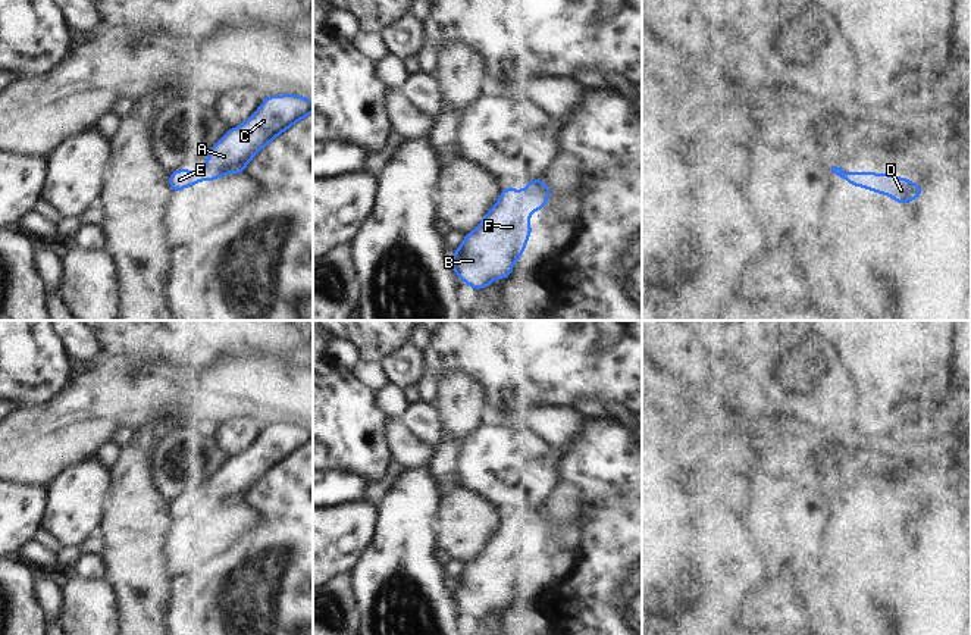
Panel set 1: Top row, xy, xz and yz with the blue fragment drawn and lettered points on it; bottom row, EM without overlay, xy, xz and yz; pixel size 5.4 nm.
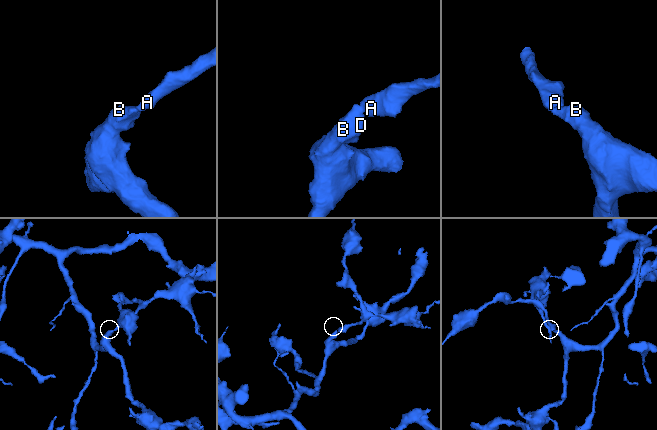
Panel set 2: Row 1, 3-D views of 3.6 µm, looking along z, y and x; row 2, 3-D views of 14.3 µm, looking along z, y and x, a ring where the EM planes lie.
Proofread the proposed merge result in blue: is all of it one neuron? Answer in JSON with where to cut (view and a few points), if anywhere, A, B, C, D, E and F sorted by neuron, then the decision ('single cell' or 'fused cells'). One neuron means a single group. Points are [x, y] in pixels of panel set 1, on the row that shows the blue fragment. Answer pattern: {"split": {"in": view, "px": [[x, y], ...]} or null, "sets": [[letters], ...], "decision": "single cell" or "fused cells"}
{"split": null, "sets": [["A", "B", "C", "D", "E", "F"]], "decision": "single cell"}

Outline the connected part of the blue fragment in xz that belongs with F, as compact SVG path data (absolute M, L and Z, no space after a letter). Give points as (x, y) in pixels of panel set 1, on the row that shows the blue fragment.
M533 179L523 191L505 188L479 226L466 235L451 257L457 278L472 288L486 288L497 278L507 279L532 234L530 210L536 215L549 201L549 187Z

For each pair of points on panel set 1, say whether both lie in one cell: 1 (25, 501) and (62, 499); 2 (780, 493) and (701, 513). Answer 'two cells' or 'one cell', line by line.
1: two cells
2: two cells

